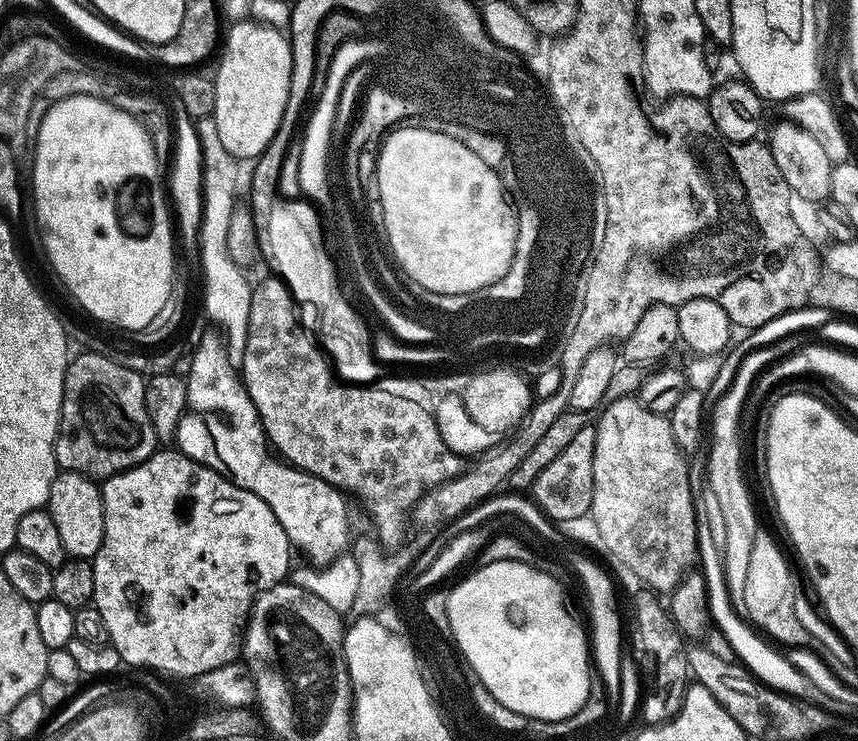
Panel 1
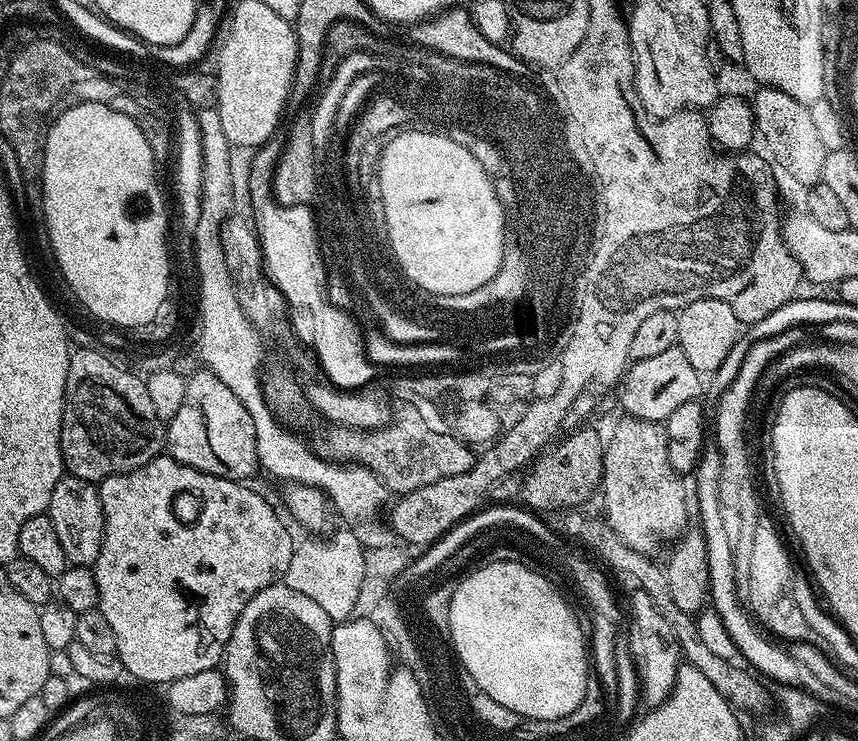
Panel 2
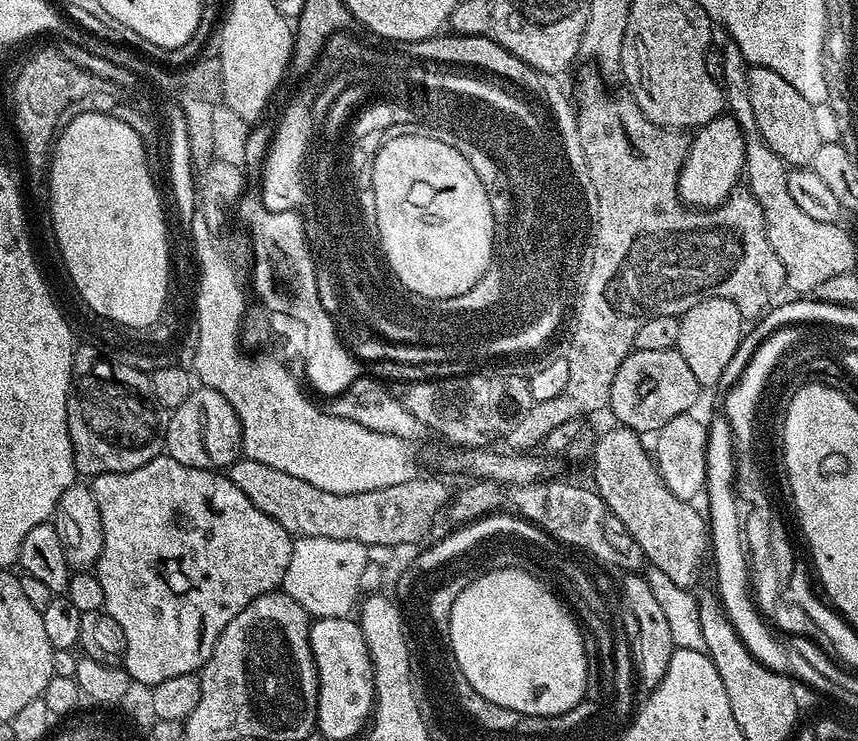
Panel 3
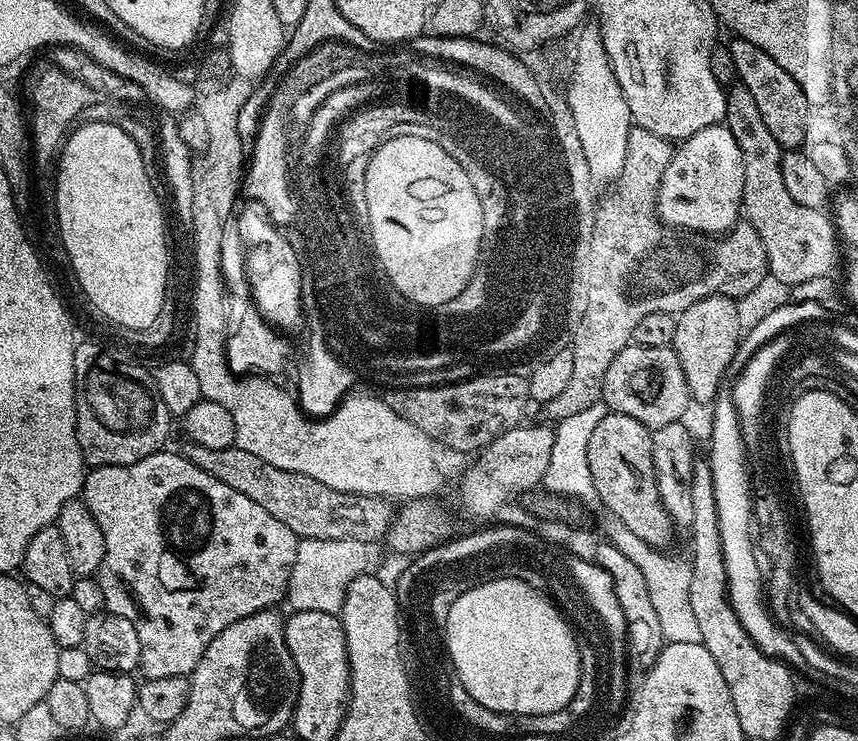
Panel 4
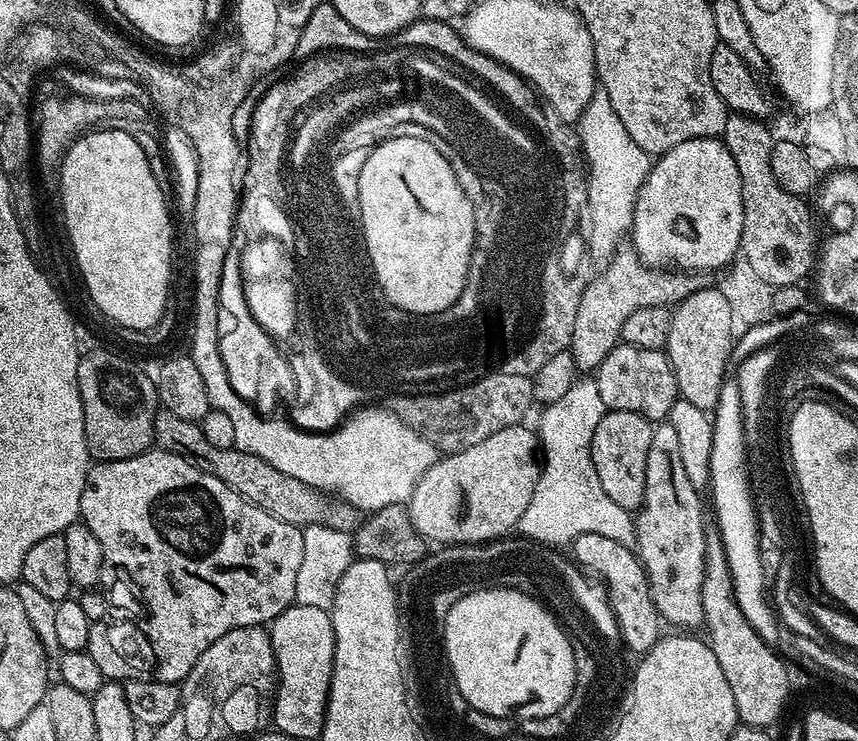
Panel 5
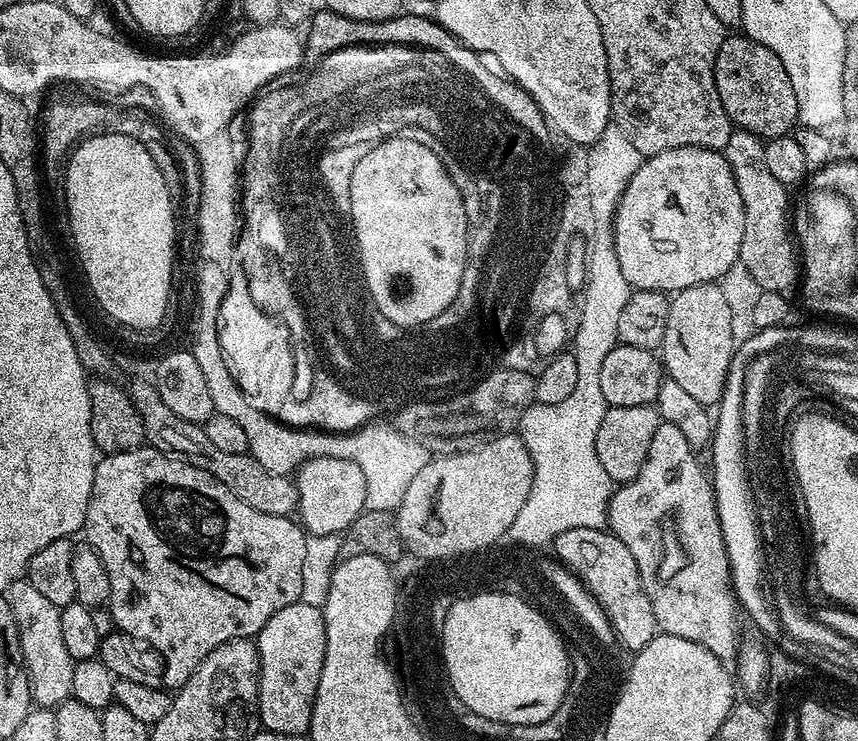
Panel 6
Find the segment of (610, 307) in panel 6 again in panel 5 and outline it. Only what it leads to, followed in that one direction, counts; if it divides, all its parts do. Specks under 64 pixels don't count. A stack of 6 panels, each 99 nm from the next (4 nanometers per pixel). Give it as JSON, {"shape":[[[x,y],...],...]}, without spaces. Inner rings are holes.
{"shape":[[[602,90],[594,93],[586,110],[580,115],[578,135],[583,163],[586,165],[586,250],[596,259],[607,259],[608,255],[616,253],[621,243],[619,240],[623,236],[625,239],[632,227],[636,199],[654,160],[642,150],[642,146],[634,142],[634,138],[630,138],[630,134],[626,134],[622,118],[614,114],[614,106],[610,106],[610,98],[606,98]]]}

